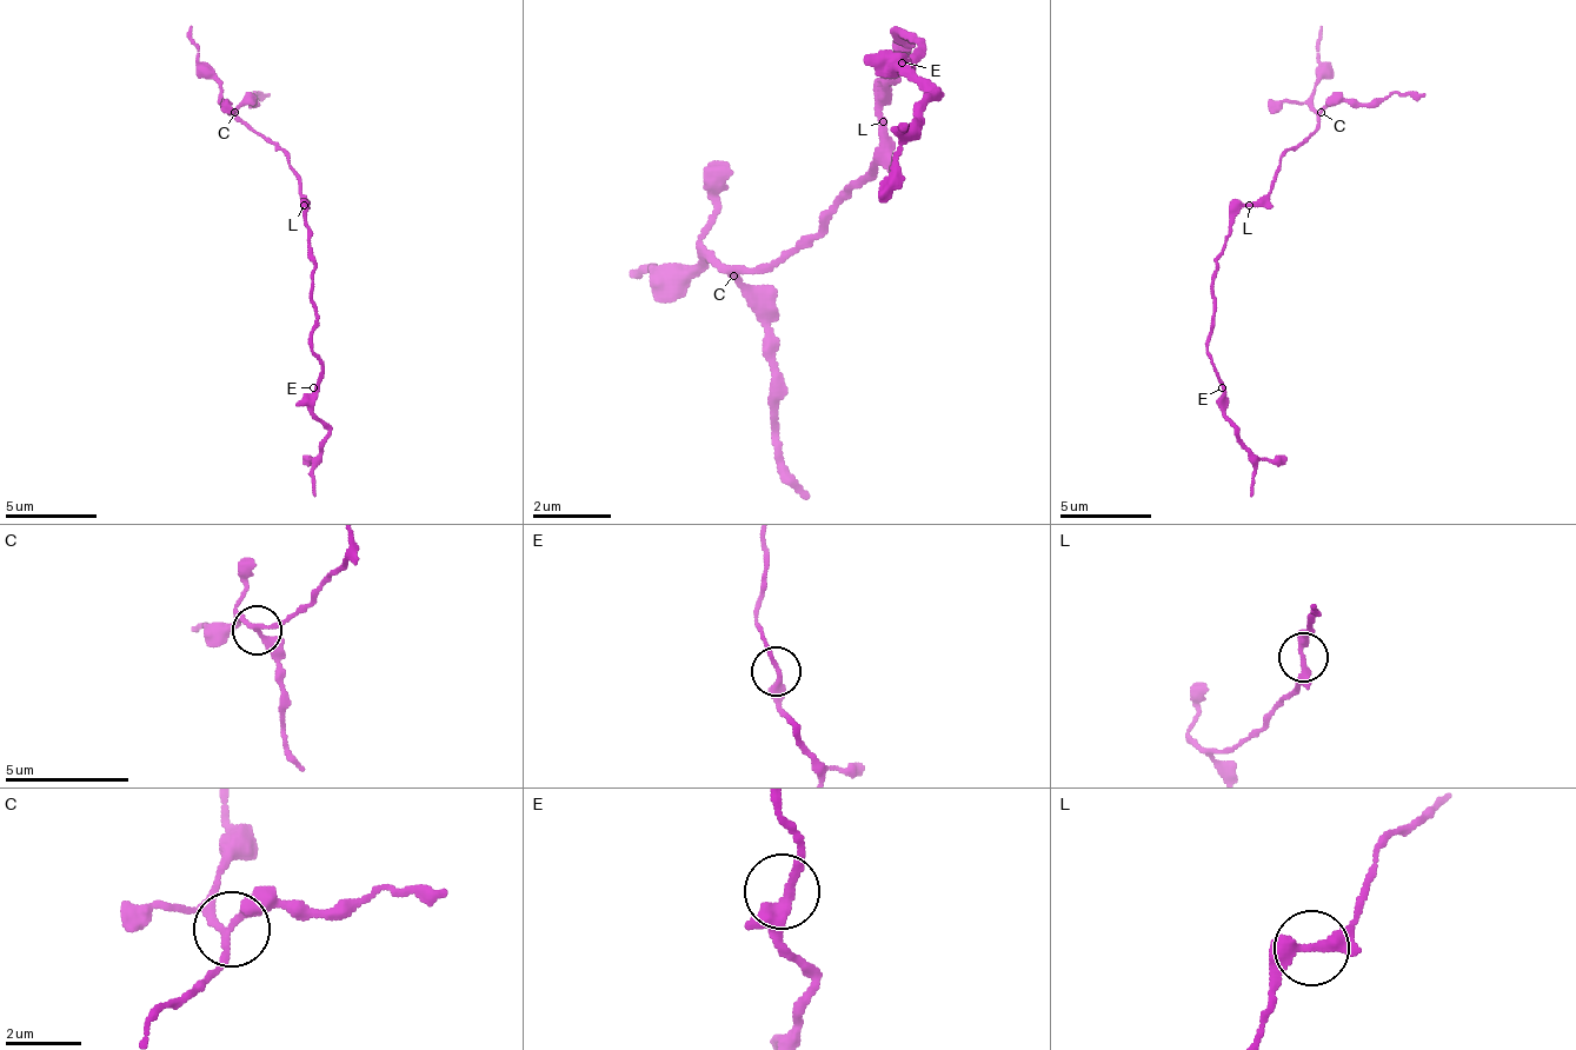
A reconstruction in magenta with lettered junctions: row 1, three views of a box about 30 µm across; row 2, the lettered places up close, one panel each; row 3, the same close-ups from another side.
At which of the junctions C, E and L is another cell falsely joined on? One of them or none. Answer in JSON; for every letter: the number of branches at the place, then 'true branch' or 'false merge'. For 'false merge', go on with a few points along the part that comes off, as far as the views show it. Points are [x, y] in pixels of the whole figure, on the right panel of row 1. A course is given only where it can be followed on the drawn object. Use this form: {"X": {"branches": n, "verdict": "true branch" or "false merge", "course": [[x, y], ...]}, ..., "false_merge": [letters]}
{"C": {"branches": 3, "verdict": "false merge", "course": [[1322, 113], [1345, 100], [1382, 104], [1409, 91], [1423, 95]]}, "E": {"branches": 3, "verdict": "true branch"}, "L": {"branches": 3, "verdict": "true branch"}, "false_merge": ["C"]}

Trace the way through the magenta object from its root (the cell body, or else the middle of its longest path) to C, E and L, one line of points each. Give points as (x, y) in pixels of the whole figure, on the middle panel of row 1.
C: (892, 81), (883, 92), (883, 151), (872, 170), (813, 239), (795, 239), (765, 268), (736, 278)
E: (892, 81), (892, 62), (902, 52), (902, 33), (922, 52), (912, 52), (902, 62)
L: (892, 81), (883, 92), (883, 121)

